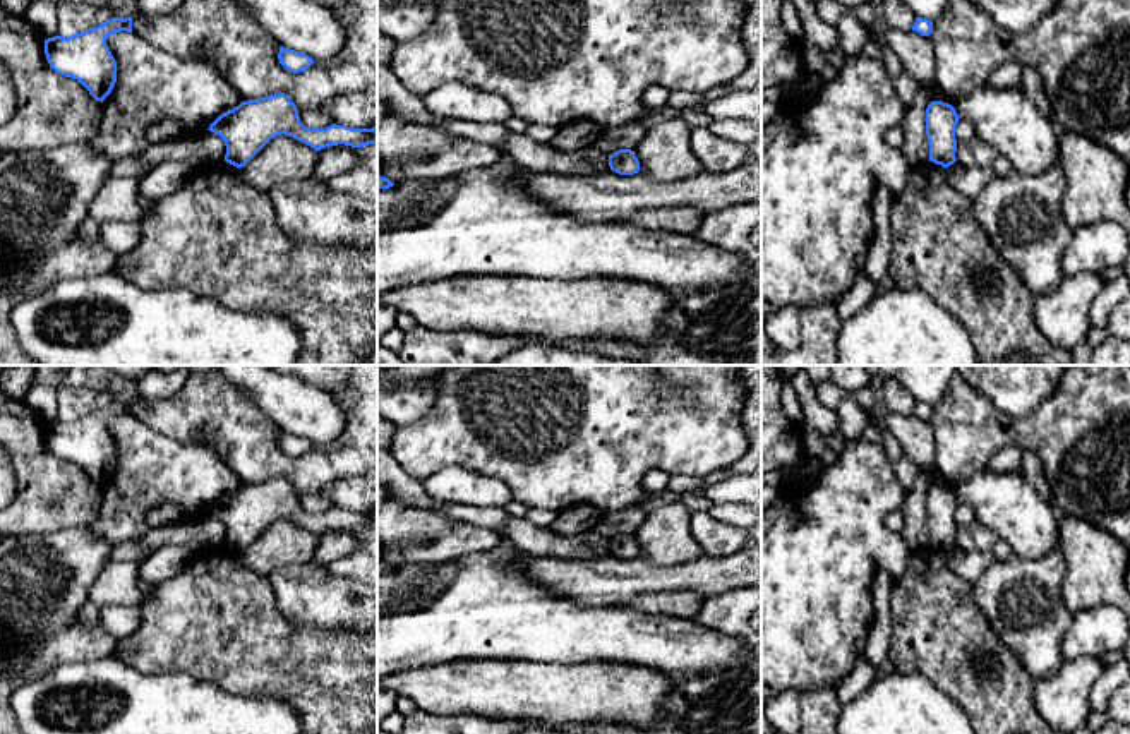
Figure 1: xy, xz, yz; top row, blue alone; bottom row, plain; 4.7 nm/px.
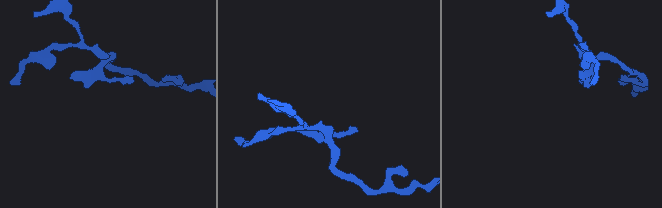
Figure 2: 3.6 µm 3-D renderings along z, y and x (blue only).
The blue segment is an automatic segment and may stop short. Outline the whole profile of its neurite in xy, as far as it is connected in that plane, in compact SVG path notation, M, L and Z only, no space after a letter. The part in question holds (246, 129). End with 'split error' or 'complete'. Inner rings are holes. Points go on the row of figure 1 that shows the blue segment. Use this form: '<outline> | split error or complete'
M285 93L242 101L233 110L221 113L207 130L225 141L225 161L237 168L245 166L271 139L281 134L316 151L338 144L352 147L377 144L376 127L352 129L333 123L326 129L307 129L300 122L295 103Z | complete

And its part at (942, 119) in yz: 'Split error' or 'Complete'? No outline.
Complete

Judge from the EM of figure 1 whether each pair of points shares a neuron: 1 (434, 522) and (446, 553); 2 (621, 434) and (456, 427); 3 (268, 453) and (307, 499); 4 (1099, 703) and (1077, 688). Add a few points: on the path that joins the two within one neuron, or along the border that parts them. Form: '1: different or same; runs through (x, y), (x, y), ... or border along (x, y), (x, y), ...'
1: different; border along (458, 522), (431, 539), (407, 539), (400, 544)
2: same; runs through (580, 438), (542, 465), (525, 467), (498, 460)
3: different; border along (321, 491), (306, 491), (299, 496)
4: different; border along (1106, 667), (1091, 690), (1091, 710)

